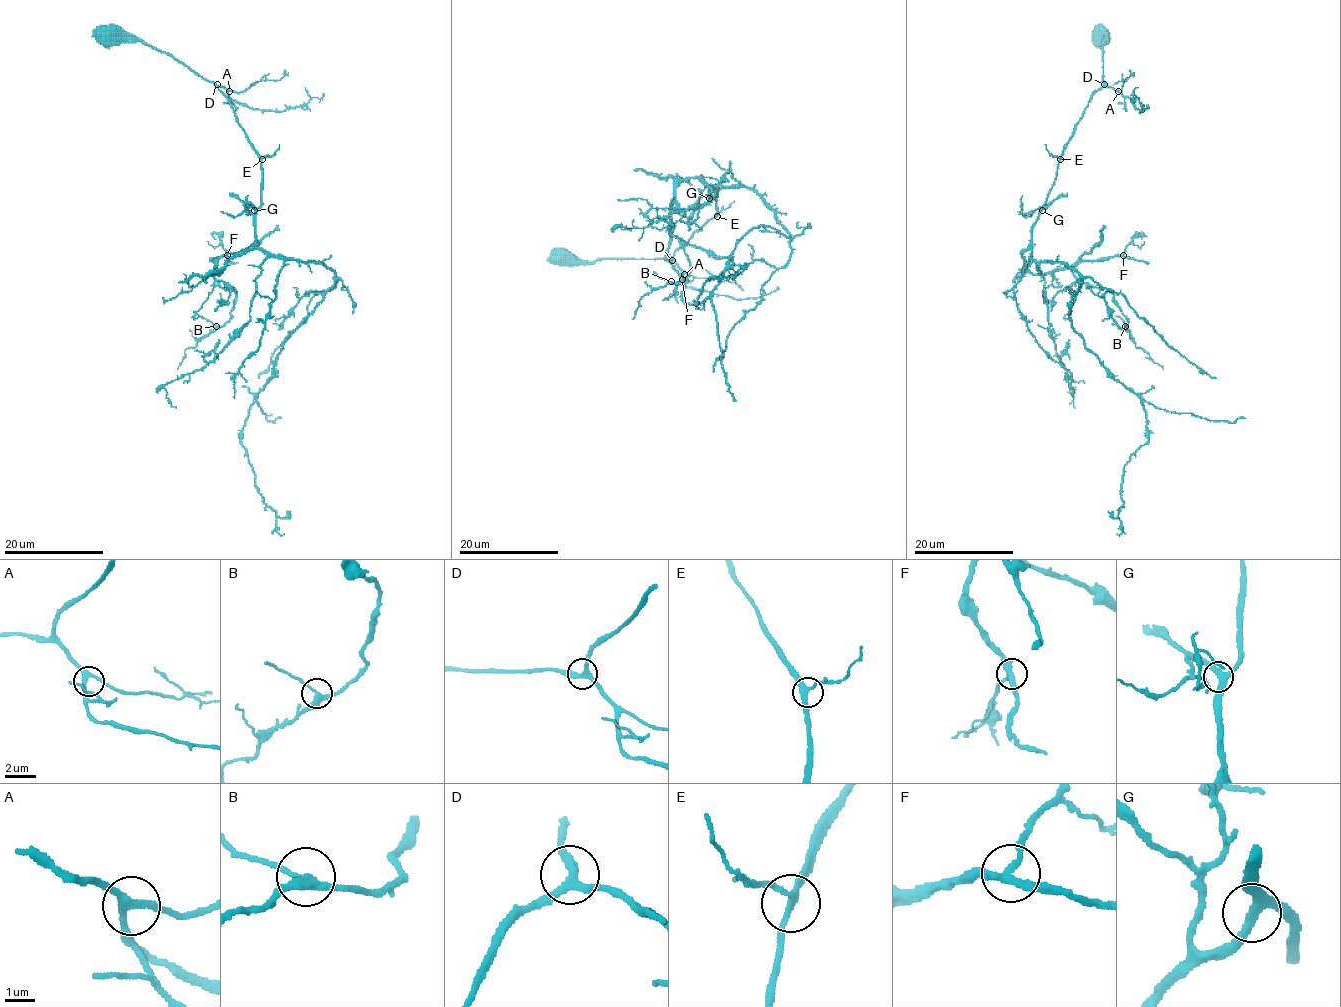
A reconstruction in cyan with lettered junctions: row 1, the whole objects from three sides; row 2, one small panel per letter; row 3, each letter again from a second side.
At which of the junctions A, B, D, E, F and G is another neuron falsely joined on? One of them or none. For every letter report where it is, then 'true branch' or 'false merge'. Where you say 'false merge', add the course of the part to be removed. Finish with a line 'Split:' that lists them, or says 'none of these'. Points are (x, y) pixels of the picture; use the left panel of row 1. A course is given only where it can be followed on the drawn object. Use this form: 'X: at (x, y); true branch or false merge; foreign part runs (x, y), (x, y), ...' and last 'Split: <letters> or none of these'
A: at (229, 91); true branch
B: at (216, 326); true branch
D: at (217, 84); true branch
E: at (262, 159); true branch
F: at (227, 255); true branch
G: at (254, 210); true branch
Split: none of these

